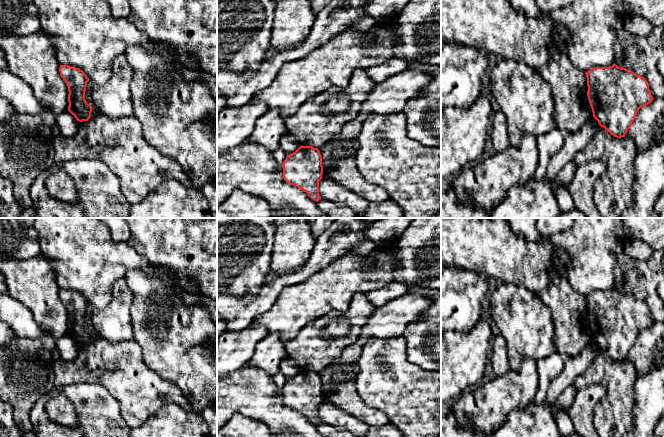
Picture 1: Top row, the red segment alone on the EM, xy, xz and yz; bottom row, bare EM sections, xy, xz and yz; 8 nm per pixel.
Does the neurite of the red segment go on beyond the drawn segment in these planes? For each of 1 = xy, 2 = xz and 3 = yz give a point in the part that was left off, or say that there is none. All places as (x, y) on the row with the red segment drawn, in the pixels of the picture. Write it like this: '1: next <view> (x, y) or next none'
1: next none
2: next none
3: next none

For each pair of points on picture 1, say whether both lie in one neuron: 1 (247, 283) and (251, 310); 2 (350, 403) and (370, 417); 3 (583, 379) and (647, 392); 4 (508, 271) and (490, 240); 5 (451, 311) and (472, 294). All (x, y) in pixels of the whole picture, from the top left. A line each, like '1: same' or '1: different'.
1: different
2: same
3: different
4: same
5: same

